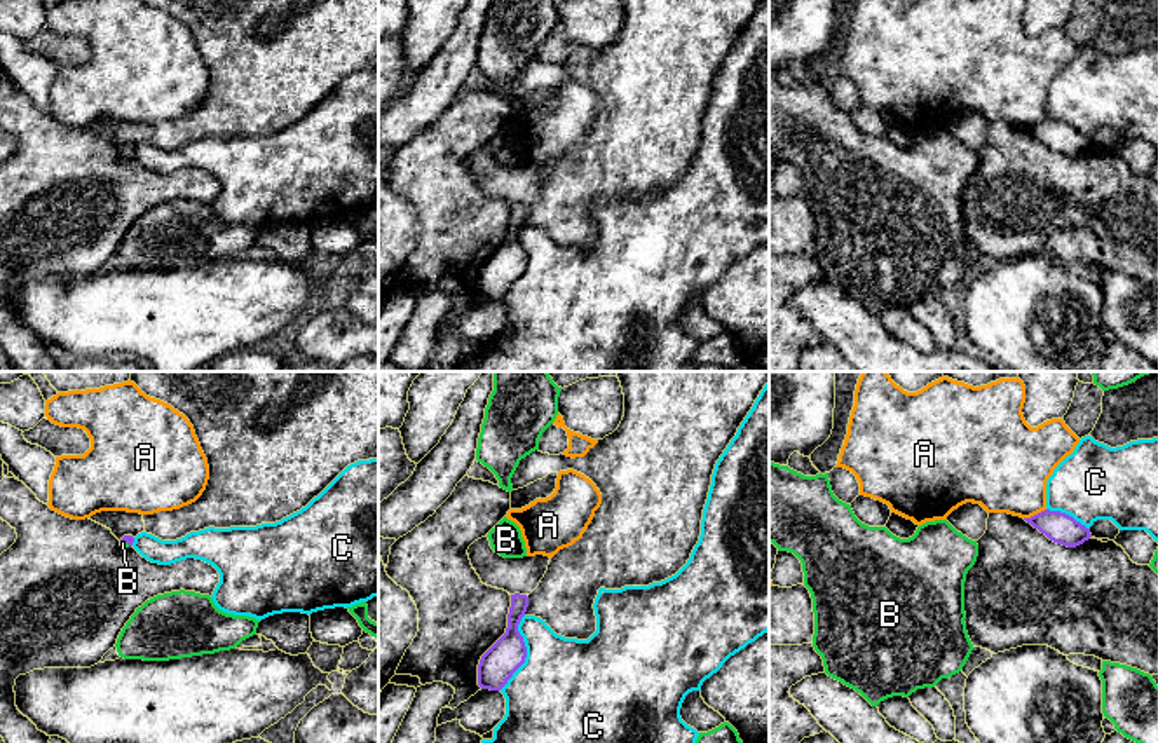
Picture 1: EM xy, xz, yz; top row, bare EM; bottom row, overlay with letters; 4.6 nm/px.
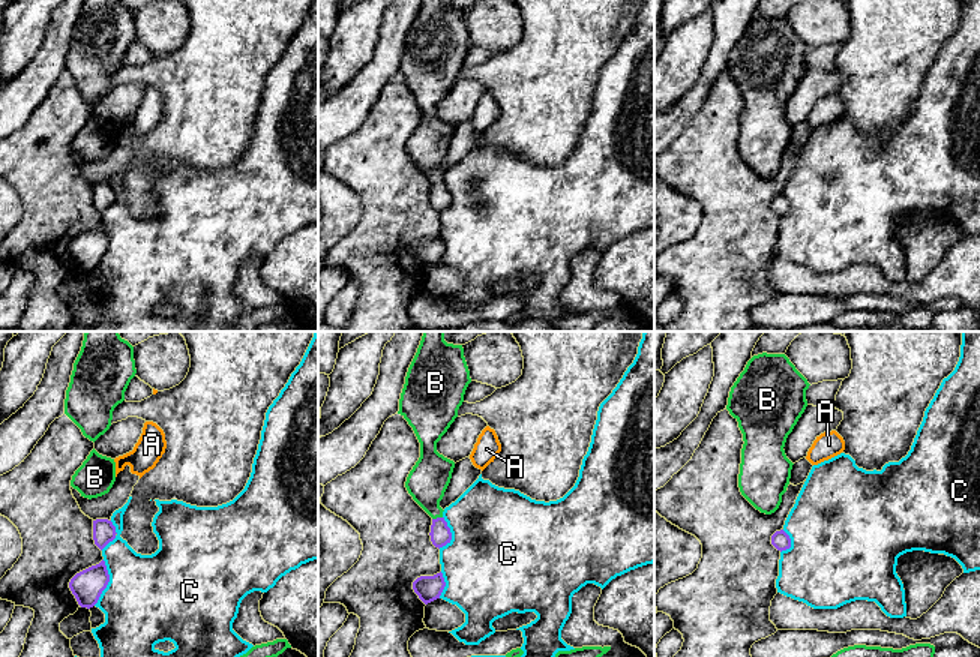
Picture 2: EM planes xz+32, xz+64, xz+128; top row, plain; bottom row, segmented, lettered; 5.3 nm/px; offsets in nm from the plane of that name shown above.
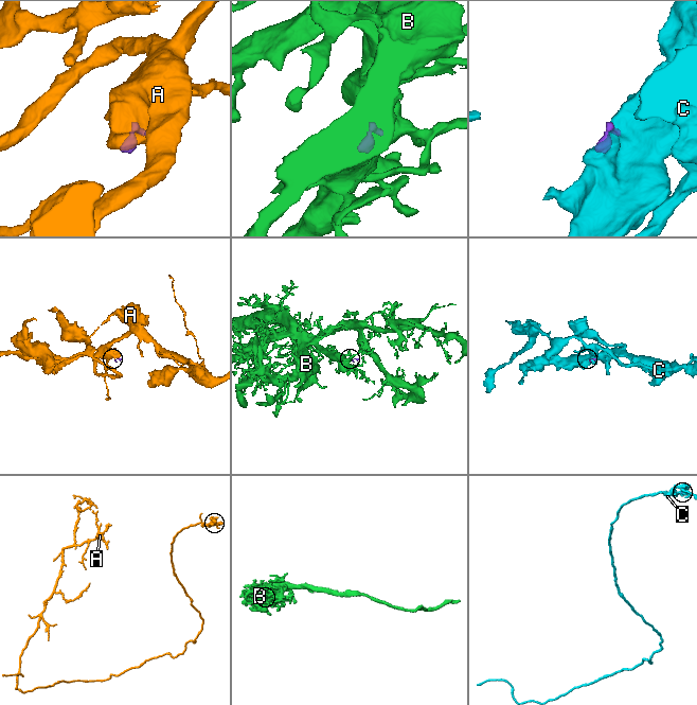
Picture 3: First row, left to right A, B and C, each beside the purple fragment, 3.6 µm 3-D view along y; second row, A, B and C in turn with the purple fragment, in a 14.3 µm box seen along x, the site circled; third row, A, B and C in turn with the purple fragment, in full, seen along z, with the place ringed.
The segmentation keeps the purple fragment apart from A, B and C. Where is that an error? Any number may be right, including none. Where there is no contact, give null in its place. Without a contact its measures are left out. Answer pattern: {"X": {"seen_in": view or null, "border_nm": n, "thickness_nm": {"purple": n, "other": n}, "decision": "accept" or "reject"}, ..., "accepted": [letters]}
{"A": {"seen_in": "yz", "border_nm": 120, "thickness_nm": {"purple": 140, "other": 400}, "decision": "reject"}, "B": {"seen_in": "xy", "border_nm": 50, "thickness_nm": {"purple": 50, "other": 30}, "decision": "accept"}, "C": {"seen_in": "xz", "border_nm": 360, "thickness_nm": {"purple": 160, "other": 460}, "decision": "reject"}, "accepted": ["B"]}

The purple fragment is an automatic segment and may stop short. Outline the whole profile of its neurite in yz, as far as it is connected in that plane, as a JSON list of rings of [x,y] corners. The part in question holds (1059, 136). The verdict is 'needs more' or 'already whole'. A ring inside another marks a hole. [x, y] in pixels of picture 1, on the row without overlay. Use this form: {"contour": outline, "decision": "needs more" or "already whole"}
{"contour": [[[1045,119],[1024,129],[1050,150],[1067,157],[1076,157],[1092,147],[1090,138],[1060,120]]], "decision": "already whole"}

